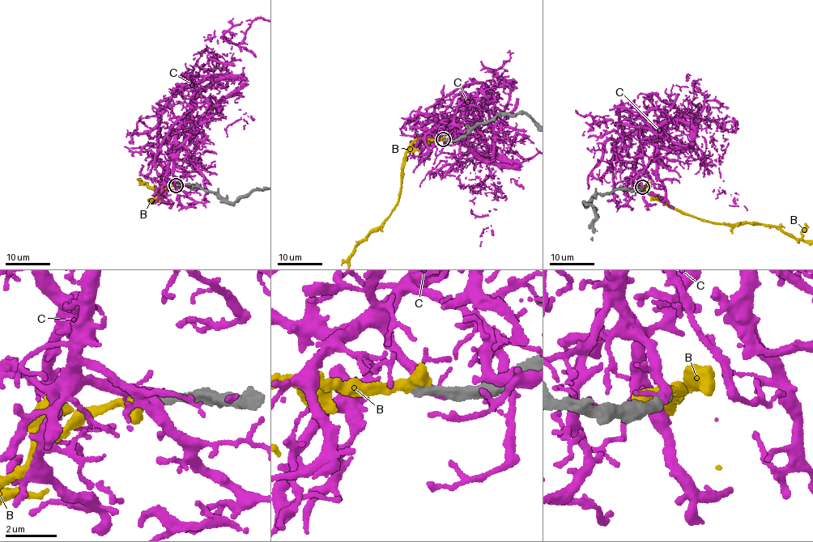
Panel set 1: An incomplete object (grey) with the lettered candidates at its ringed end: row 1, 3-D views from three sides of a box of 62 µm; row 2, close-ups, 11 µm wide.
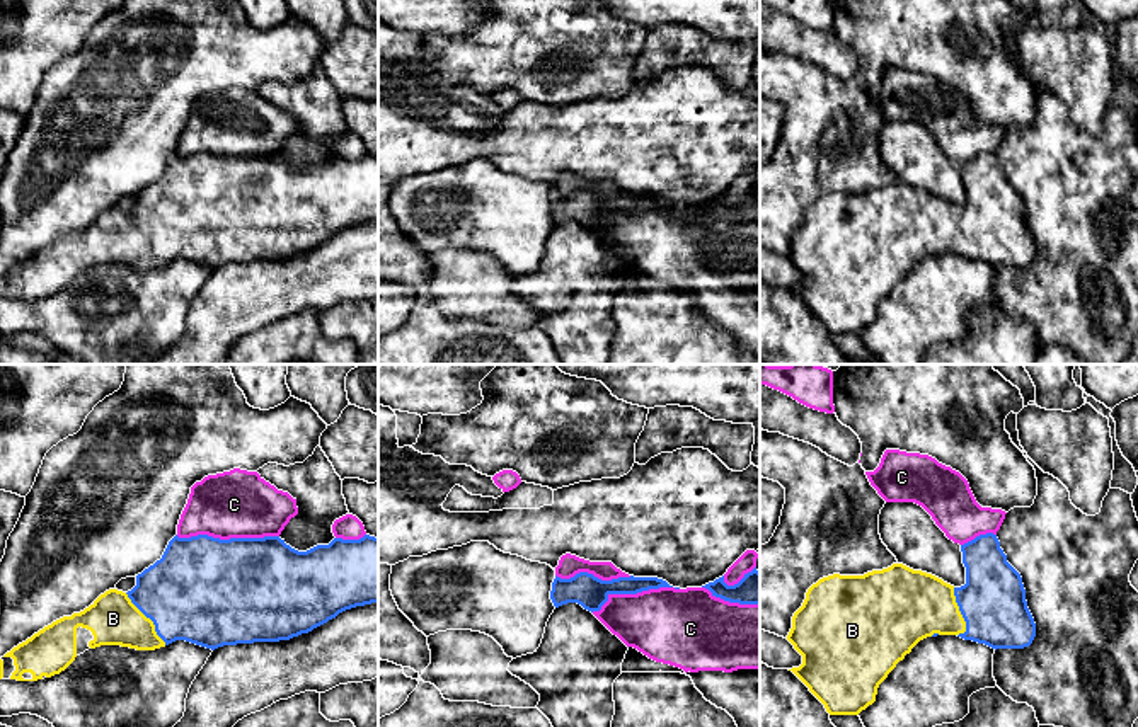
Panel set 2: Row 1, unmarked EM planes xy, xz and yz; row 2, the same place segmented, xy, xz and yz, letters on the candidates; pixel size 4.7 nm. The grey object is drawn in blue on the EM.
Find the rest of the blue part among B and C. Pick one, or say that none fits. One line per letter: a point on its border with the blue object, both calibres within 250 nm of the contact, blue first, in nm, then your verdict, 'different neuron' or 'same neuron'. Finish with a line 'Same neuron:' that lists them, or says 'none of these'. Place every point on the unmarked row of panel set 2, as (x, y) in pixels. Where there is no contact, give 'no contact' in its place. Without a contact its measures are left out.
B: meets blue in xy at (149, 235); 460 nm thick on the blue side, 240 nm on the other; same neuron
C: meets blue in xy at (227, 159); 500 nm thick on the blue side, 320 nm on the other; different neuron
Same neuron: B

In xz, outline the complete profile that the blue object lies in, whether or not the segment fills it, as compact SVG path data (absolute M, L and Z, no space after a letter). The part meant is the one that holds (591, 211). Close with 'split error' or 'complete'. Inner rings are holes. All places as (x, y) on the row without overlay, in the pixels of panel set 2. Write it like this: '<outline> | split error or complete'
M579 191L571 197L555 194L552 201L550 218L555 226L578 221L588 230L600 230L610 213L637 213L649 208L673 206L658 196L618 196L601 199L588 191Z | complete

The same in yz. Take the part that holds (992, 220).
M986 152L961 163L966 186L966 203L954 206L942 197L893 182L864 194L833 192L813 203L802 225L792 235L787 259L802 274L802 283L792 289L809 310L825 323L830 334L859 334L876 320L879 303L927 255L957 254L964 259L985 262L991 267L1024 267L1036 255L1036 242L1027 226L1020 192L1007 180L997 153Z | split error

